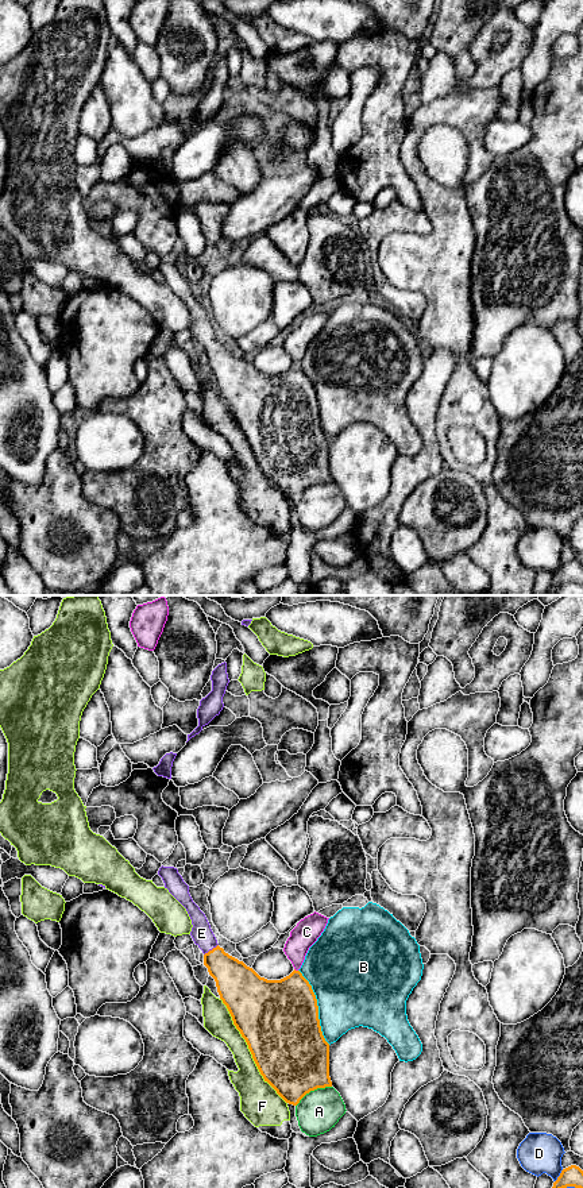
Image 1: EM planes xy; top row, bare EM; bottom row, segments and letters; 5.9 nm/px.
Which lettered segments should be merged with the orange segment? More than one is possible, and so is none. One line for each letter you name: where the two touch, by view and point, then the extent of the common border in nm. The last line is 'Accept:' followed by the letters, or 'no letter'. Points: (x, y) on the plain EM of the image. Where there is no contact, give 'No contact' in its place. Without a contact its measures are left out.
E: Touches orange at xy (212, 344). Shared border 110 nm
Accept: E

